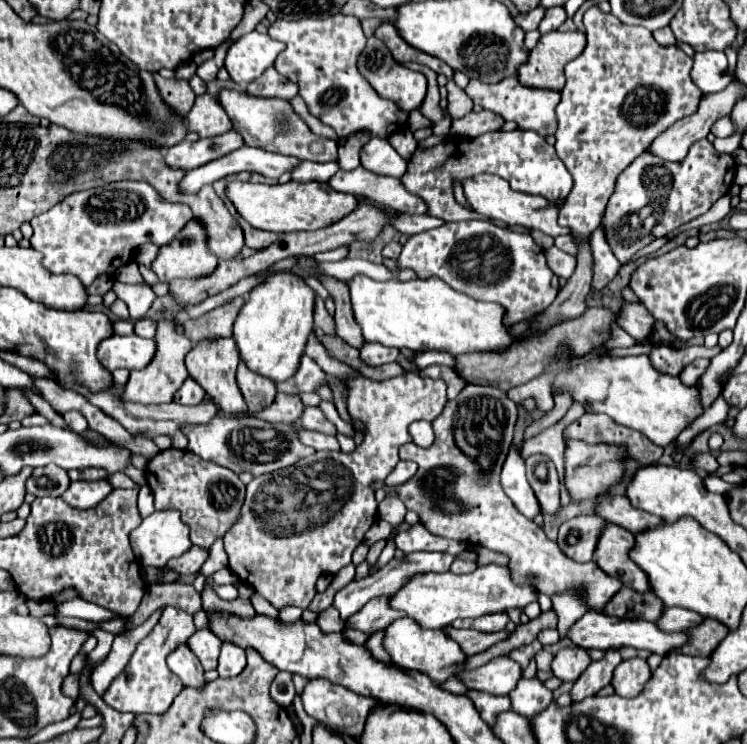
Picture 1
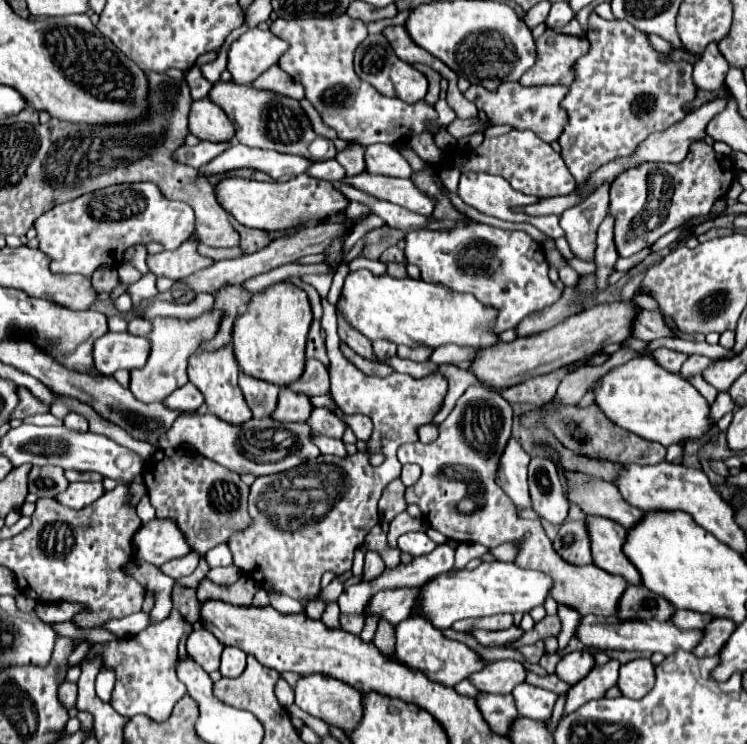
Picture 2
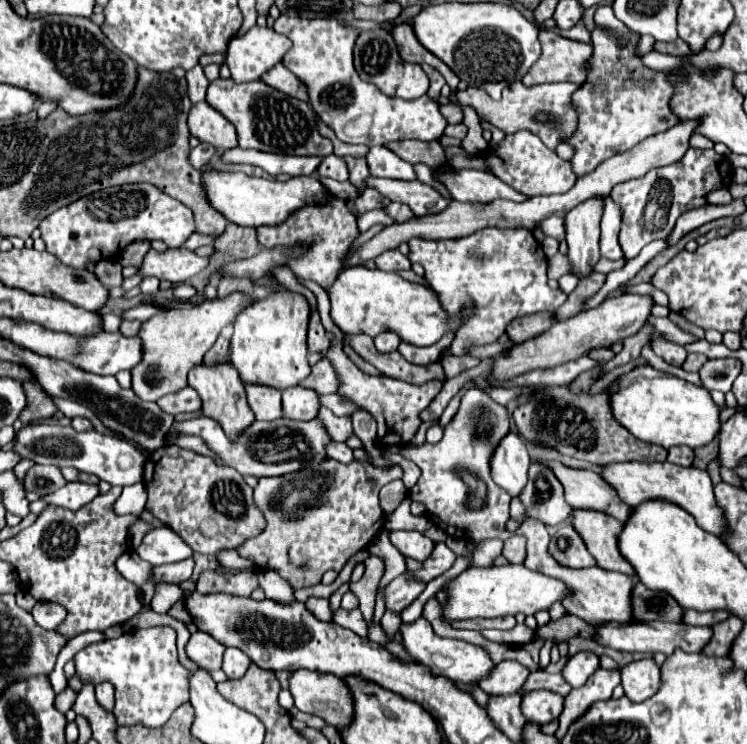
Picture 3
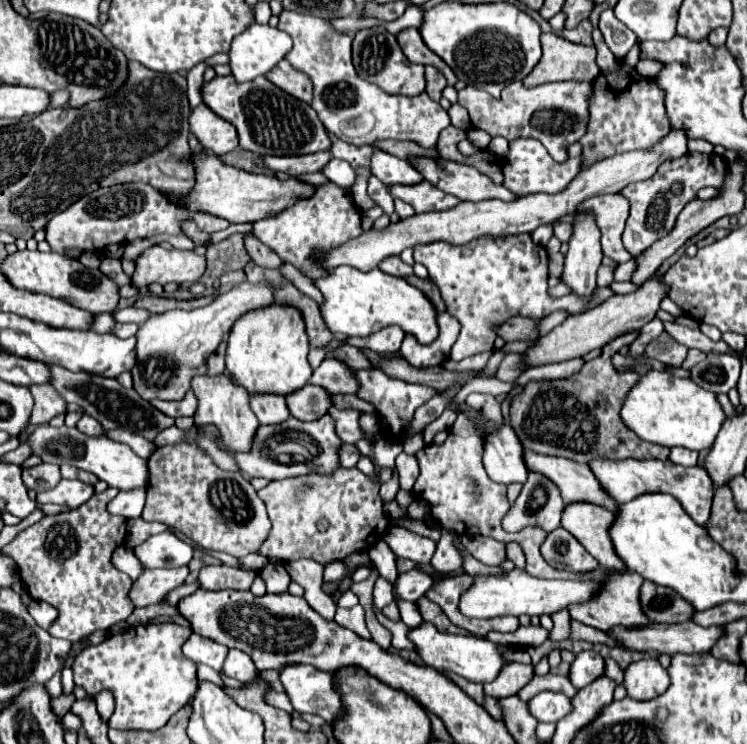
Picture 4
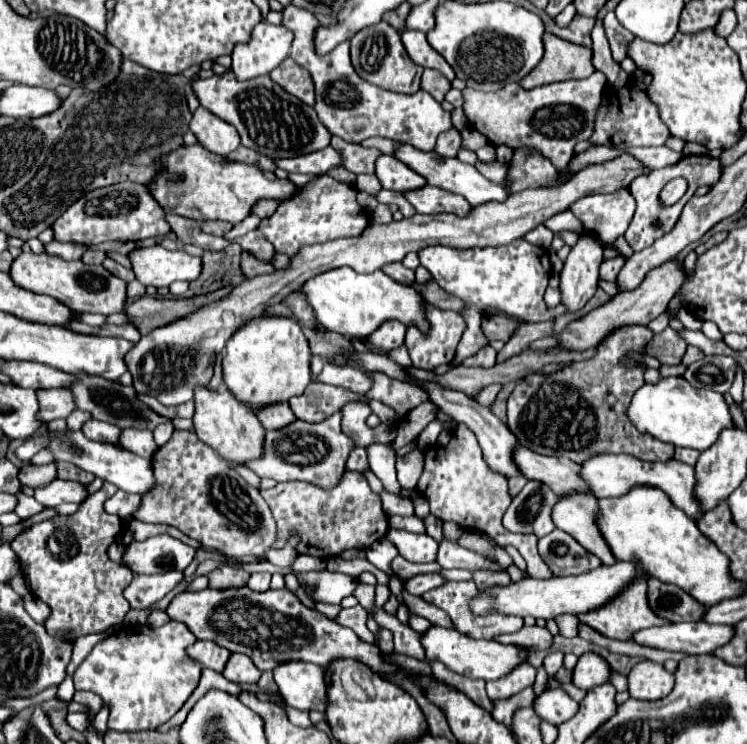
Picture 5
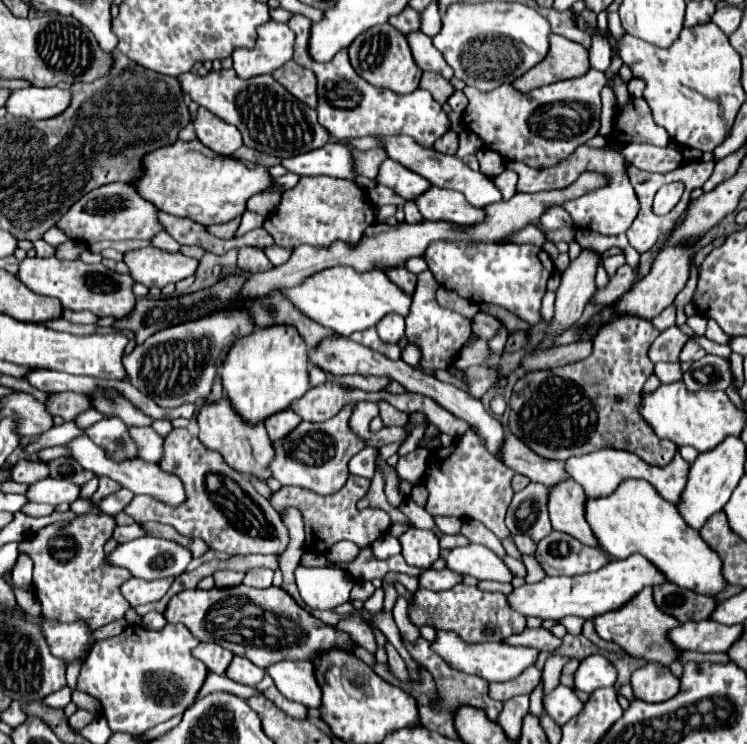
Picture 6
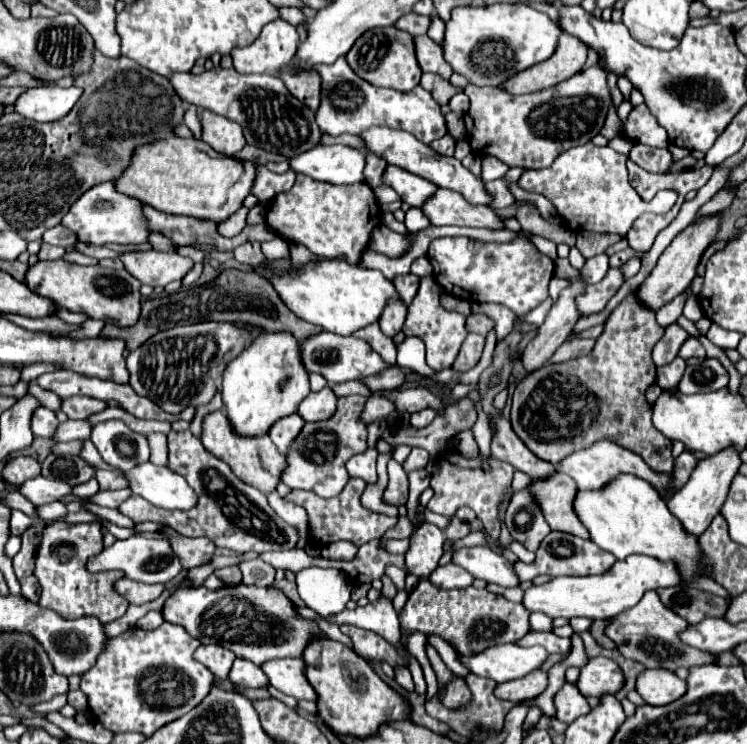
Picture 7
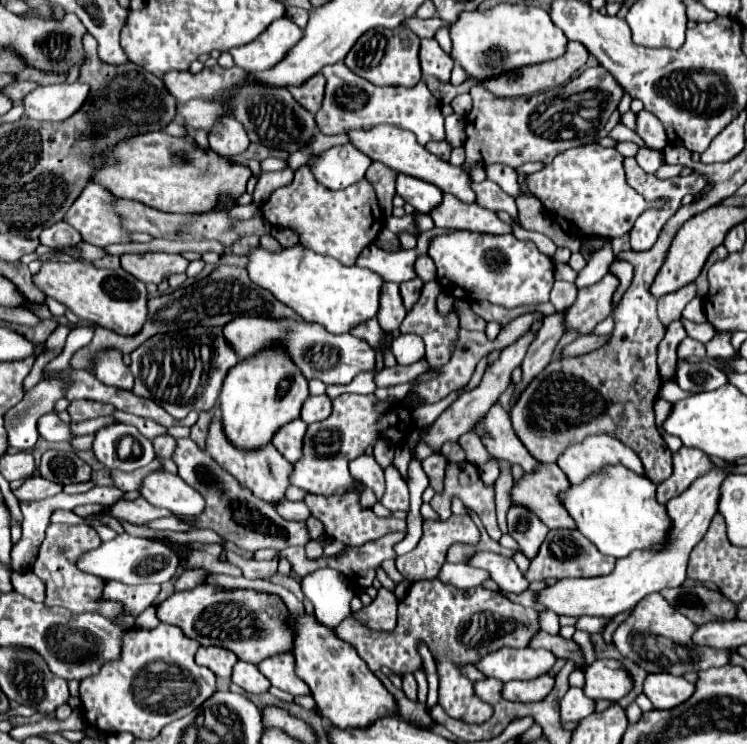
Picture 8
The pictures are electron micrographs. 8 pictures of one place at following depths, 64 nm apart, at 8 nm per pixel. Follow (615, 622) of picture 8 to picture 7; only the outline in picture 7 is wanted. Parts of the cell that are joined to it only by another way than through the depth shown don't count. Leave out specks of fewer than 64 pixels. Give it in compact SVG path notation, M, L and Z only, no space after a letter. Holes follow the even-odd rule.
M594 620L594 624L592 624L592 628L590 628L590 632L592 632L592 636L604 646L604 648L614 648L614 642L606 636L606 626L608 626L609 620Z

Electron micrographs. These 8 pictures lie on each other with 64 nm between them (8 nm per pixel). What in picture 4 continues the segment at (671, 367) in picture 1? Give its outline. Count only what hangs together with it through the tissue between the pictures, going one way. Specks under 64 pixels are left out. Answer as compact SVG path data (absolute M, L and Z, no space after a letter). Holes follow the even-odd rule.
M662 332L658 338L654 338L648 346L646 346L646 356L654 358L662 364L668 366L680 366L686 358L688 348L684 348L684 344L676 342L668 332Z

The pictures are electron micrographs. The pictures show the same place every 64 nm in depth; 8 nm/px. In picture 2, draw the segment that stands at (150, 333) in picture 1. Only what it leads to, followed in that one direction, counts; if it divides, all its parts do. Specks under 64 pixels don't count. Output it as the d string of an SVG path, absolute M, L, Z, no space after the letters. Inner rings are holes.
M132 318L128 322L128 334L134 334L134 336L146 336L150 328L152 328L150 320L144 320L144 318Z

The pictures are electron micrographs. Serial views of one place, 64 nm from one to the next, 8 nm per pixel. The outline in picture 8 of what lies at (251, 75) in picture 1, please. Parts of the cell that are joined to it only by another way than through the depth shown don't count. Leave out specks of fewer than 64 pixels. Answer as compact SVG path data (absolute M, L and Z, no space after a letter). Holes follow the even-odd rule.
M278 18L272 22L254 42L248 42L240 48L232 48L230 54L238 68L252 70L268 70L284 54L302 38L302 30L290 18Z

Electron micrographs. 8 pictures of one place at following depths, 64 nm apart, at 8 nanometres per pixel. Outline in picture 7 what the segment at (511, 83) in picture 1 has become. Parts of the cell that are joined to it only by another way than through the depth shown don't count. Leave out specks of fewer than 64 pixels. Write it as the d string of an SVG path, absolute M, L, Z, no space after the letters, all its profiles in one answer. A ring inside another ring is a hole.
M586 68L552 88L514 98L502 88L490 86L478 88L468 84L464 92L470 96L470 110L464 122L472 154L494 156L508 166L524 168L550 166L564 150L590 142L602 130L612 104L606 72L602 68Z

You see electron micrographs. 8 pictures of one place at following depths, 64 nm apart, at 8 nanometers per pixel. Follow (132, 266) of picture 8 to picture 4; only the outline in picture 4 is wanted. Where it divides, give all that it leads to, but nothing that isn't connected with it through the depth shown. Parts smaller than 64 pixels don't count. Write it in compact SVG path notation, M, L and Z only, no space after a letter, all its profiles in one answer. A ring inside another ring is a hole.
M152 246L136 258L136 272L132 276L132 284L136 284L138 288L146 288L154 282L196 282L204 274L204 268L204 256L188 250L164 250L160 246Z

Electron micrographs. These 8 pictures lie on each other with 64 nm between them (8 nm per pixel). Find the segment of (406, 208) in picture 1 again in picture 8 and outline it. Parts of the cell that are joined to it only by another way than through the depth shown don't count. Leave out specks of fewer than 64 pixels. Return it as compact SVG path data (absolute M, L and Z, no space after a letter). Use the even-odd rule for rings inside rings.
M444 194L442 206L432 210L432 220L436 228L450 230L474 230L488 234L510 234L512 226L502 222L496 212L486 210L478 204L464 204L458 198L448 198Z

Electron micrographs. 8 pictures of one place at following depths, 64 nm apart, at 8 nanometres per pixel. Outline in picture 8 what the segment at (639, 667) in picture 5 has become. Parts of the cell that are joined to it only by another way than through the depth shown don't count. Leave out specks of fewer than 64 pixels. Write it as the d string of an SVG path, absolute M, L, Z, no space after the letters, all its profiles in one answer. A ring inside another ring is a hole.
M650 674L644 682L644 694L652 700L656 710L672 710L684 704L696 686L684 678L672 674Z

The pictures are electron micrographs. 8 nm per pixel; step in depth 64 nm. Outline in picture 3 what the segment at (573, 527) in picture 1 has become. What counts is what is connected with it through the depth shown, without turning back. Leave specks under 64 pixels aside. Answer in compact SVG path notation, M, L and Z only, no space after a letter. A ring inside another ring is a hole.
M564 524L550 538L548 552L556 562L568 568L590 568L596 566L596 560L588 554L582 538L572 530L570 524Z

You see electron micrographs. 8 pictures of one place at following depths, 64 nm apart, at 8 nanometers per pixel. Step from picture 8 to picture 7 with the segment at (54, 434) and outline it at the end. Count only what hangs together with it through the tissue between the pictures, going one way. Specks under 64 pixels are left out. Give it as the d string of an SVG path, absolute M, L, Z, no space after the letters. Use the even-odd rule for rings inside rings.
M40 408L36 410L36 418L32 418L32 432L36 436L42 436L42 438L48 438L52 440L54 434L56 434L56 428L58 428L58 418L52 410L48 408Z

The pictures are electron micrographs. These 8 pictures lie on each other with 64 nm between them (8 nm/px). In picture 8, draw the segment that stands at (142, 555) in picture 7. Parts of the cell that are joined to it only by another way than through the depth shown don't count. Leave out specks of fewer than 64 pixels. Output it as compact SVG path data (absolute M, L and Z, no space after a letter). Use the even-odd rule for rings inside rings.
M124 532L108 542L102 542L98 548L94 548L90 552L80 554L76 566L82 572L100 576L106 582L116 580L122 584L148 584L148 582L162 584L174 576L174 572L178 568L178 558L176 558L176 554L172 554L172 550L168 550L168 546L164 546L164 542L134 538Z

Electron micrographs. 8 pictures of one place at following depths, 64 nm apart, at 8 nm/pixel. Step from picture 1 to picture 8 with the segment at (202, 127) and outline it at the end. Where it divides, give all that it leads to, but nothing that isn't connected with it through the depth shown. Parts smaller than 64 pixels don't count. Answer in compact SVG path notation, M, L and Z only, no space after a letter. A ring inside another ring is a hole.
M232 118L232 122L228 122L228 126L220 126L220 130L212 130L212 134L208 134L208 140L210 140L210 148L220 154L220 156L236 156L236 154L242 154L250 140L248 140L248 134L244 130L244 126Z

